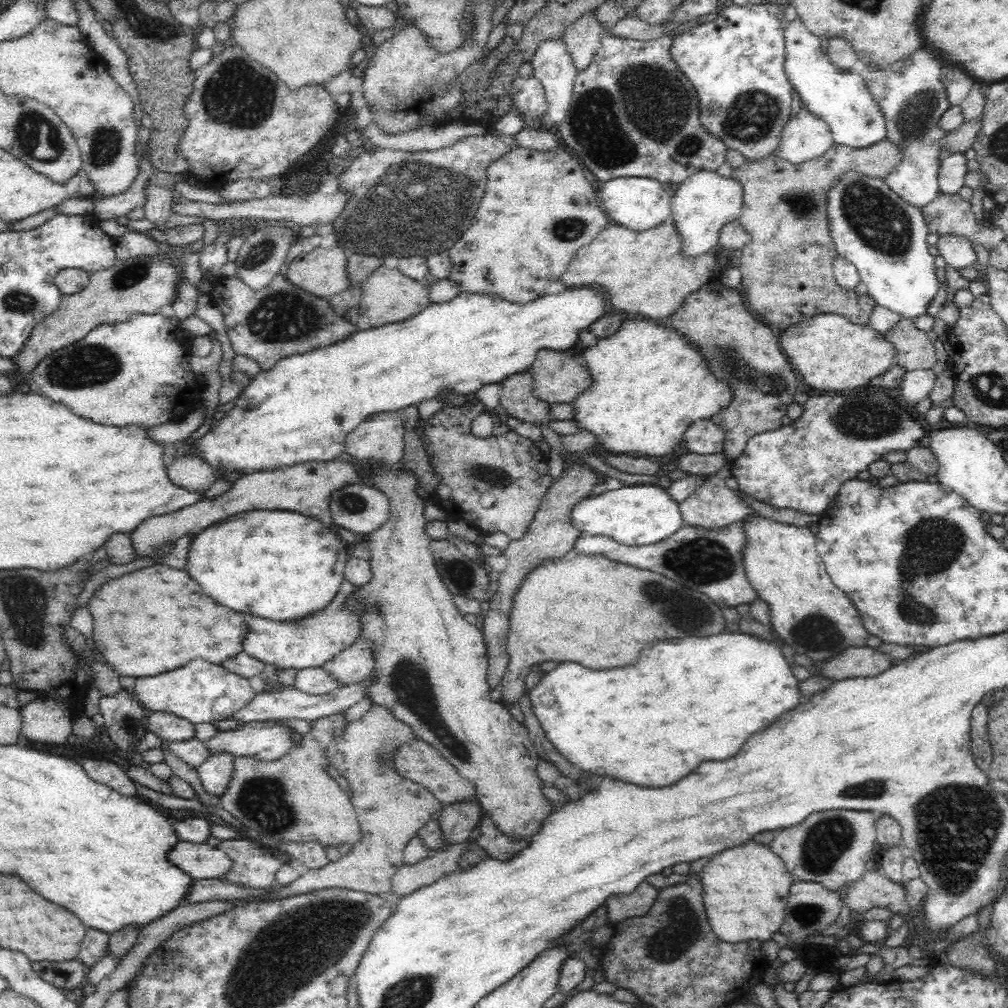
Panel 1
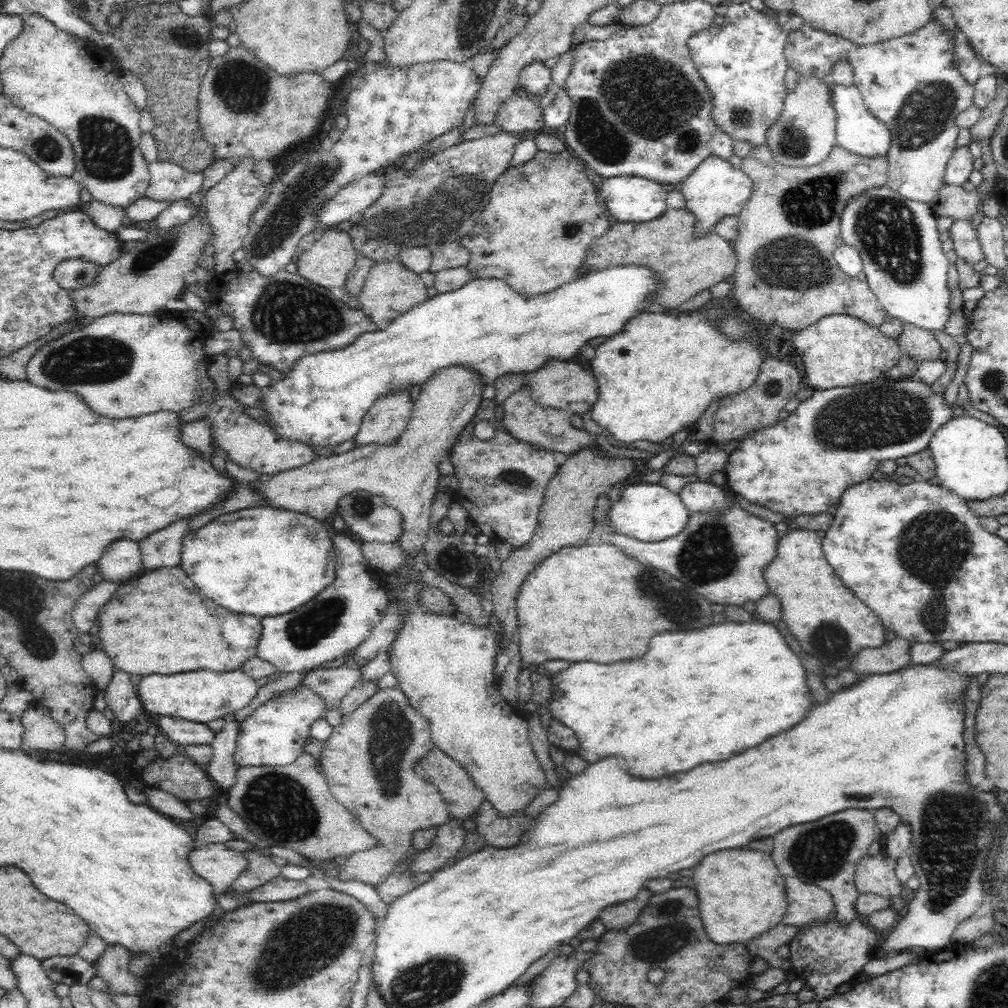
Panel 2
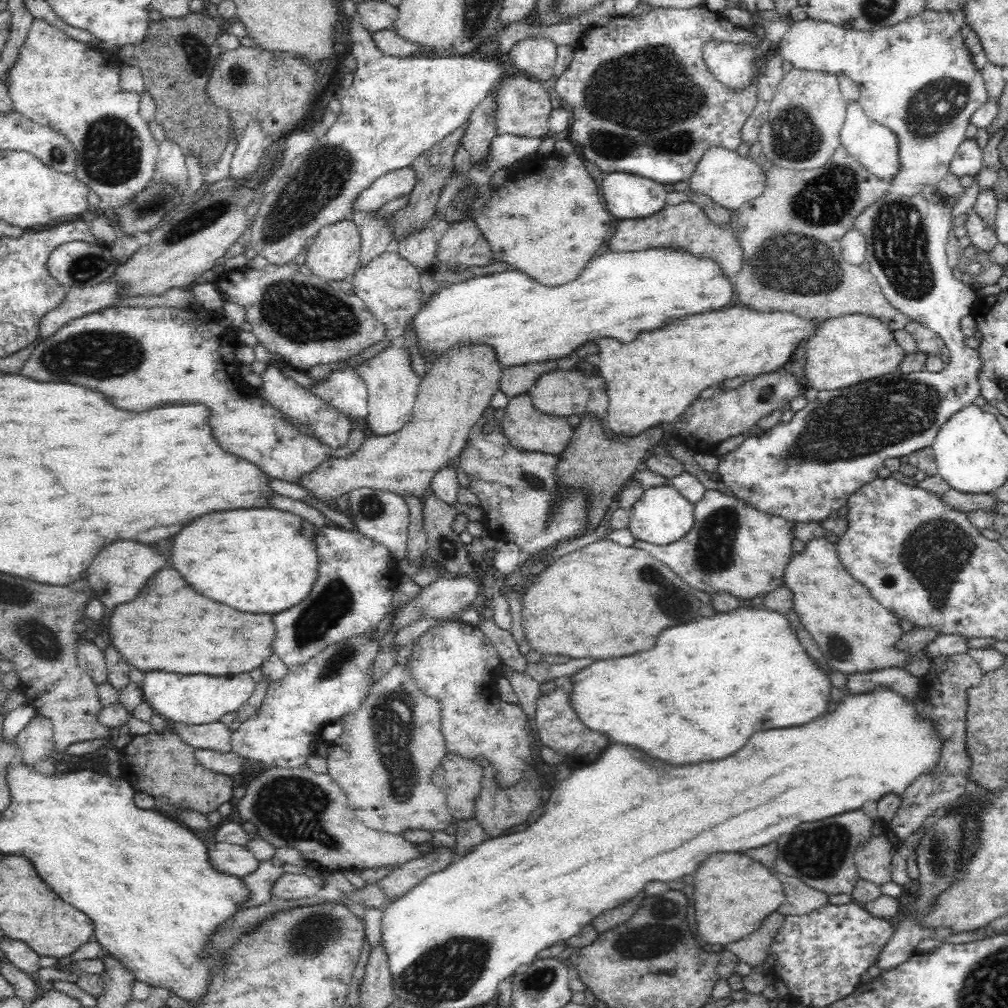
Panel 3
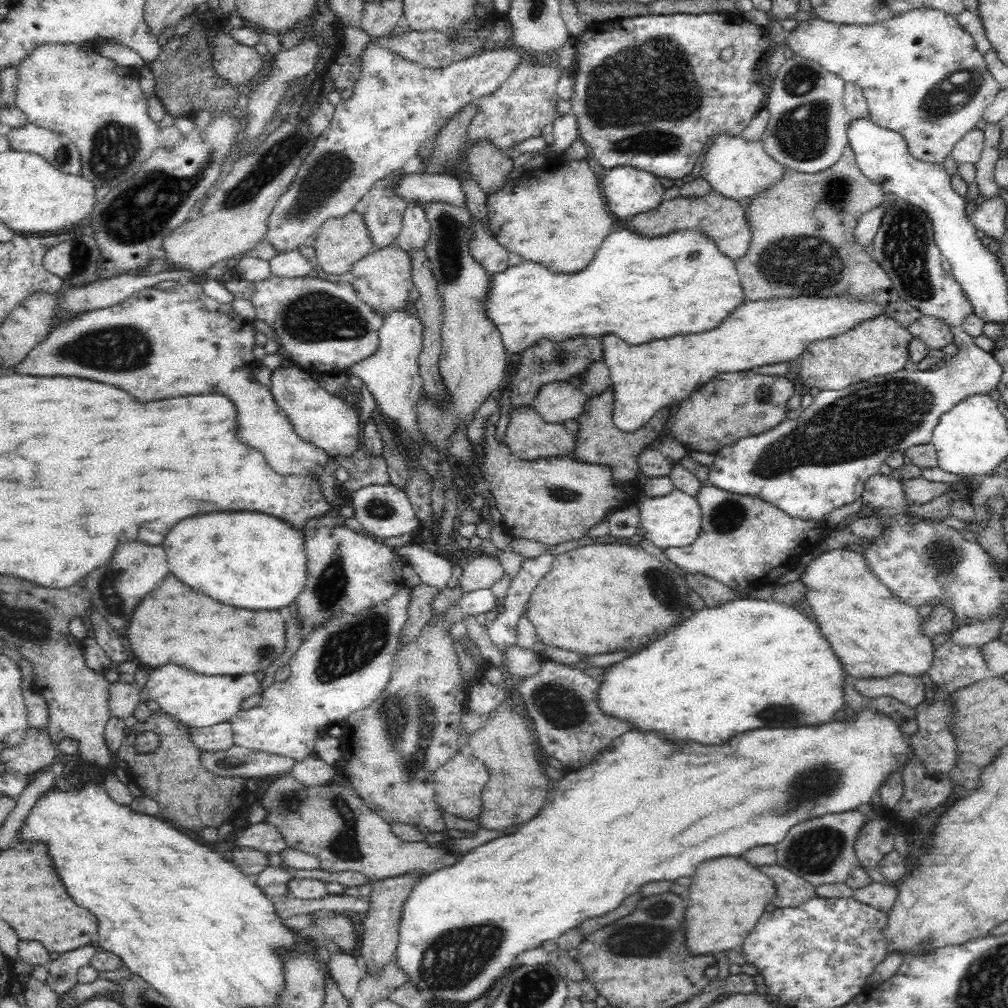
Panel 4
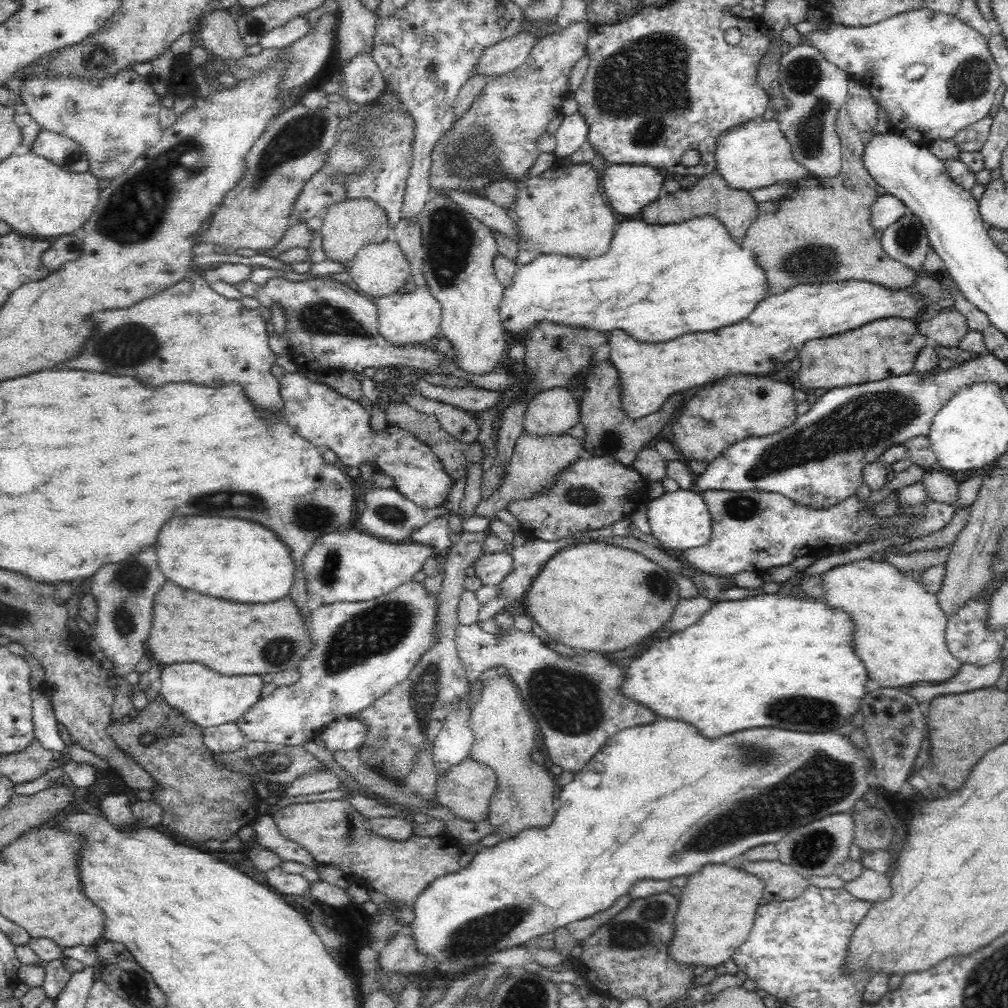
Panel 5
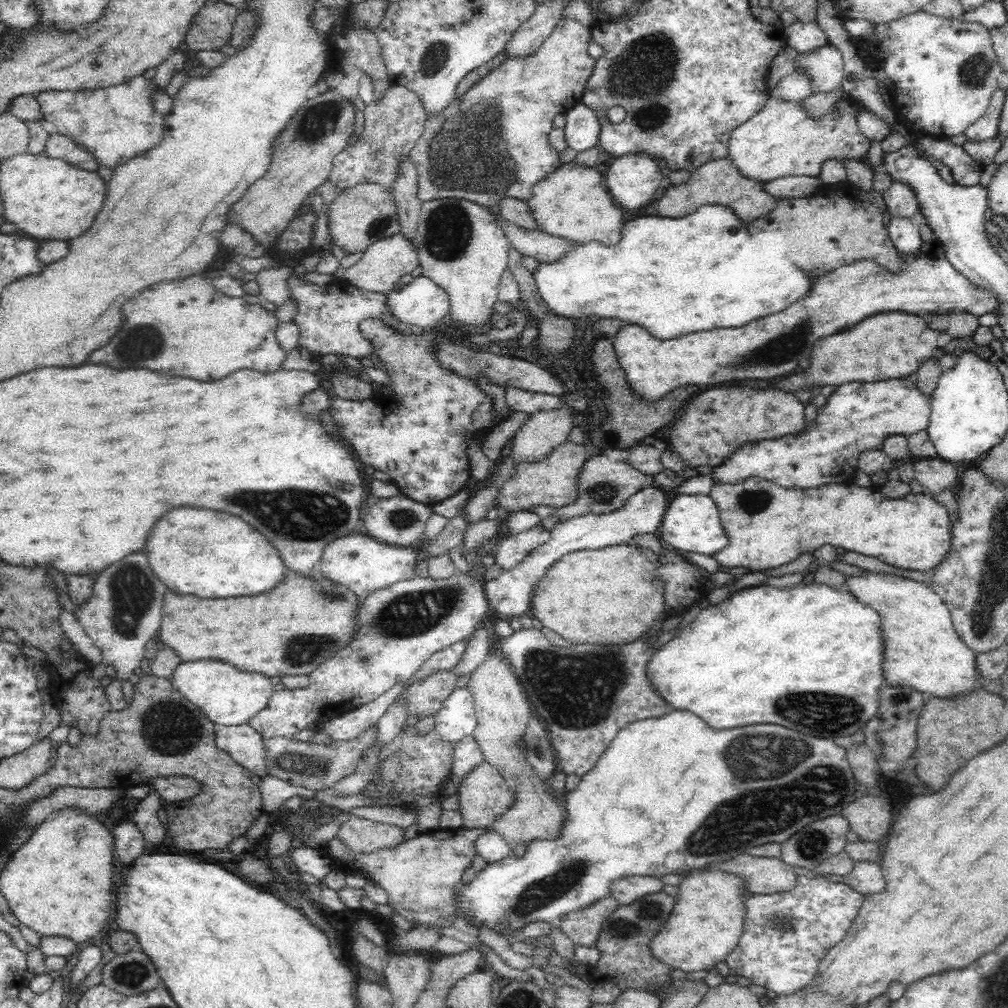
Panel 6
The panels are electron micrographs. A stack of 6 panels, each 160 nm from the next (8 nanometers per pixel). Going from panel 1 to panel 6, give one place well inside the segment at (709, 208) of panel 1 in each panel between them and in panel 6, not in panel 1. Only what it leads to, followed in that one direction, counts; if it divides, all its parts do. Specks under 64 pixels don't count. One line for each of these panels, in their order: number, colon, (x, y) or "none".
2: (714, 190)
3: (725, 178)
4: (739, 170)
5: (757, 156)
6: (781, 140)

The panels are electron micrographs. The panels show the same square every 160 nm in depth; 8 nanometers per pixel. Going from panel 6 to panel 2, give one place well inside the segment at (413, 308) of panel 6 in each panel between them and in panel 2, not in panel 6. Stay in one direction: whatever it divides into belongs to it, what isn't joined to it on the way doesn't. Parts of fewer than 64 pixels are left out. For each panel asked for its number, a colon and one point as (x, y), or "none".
2: (386, 419)
3: (392, 386)
4: (391, 375)
5: (410, 319)

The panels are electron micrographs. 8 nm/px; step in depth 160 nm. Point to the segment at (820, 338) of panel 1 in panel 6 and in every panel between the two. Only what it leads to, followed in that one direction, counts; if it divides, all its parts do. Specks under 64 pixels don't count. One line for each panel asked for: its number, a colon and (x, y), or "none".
2: (837, 350)
3: (847, 349)
4: (878, 346)
5: (861, 355)
6: (885, 346)

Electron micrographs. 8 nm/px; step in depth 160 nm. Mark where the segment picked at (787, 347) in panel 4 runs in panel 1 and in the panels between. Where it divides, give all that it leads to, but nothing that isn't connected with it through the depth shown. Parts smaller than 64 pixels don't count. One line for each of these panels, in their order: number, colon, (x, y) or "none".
1: (649, 384)
2: (656, 377)
3: (652, 380)

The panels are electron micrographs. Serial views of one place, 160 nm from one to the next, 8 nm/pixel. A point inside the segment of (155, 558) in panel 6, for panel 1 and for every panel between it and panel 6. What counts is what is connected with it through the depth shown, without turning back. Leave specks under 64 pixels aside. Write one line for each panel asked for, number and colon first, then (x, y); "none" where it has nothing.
1: (266, 563)
2: (261, 561)
3: (262, 561)
4: (245, 559)
5: (238, 560)

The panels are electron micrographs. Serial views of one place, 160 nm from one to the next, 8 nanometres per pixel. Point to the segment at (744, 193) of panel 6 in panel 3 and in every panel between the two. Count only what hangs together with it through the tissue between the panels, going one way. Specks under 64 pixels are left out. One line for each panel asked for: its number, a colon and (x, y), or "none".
3: (685, 226)
4: (723, 220)
5: (711, 196)

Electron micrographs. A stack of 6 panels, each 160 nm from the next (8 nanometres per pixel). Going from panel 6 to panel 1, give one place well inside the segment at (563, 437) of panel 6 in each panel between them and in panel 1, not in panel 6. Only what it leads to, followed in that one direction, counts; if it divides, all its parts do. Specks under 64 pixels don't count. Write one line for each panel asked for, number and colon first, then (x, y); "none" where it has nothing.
1: (557, 378)
2: (565, 385)
3: (561, 392)
4: (558, 401)
5: (552, 412)

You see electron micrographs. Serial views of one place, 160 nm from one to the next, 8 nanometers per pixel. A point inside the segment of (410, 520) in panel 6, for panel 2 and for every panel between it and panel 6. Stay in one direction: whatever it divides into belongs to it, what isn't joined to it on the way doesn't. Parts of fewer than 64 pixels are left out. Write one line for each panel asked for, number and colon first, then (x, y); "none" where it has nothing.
2: (368, 515)
3: (384, 517)
4: (383, 510)
5: (389, 515)

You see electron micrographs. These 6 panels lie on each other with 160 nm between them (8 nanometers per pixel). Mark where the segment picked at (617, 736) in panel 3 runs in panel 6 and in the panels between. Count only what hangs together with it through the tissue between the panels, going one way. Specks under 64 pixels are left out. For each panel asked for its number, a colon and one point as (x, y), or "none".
4: (747, 664)
5: (771, 661)
6: (810, 658)

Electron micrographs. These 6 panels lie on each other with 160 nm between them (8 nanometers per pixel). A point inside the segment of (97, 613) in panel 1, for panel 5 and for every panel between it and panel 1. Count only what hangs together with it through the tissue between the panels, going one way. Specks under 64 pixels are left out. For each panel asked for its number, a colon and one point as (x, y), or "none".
2: (149, 618)
3: (168, 626)
4: (214, 639)
5: (237, 639)

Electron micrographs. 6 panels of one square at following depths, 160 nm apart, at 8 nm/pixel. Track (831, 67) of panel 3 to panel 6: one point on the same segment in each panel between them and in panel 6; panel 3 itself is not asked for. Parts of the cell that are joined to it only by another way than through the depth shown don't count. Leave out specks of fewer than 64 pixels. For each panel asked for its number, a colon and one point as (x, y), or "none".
4: (921, 75)
5: (933, 75)
6: (942, 73)

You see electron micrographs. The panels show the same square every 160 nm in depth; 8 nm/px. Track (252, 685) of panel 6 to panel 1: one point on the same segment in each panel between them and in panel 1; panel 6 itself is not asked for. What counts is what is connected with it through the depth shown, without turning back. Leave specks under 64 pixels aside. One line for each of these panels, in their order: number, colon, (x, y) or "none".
1: (199, 692)
2: (202, 695)
3: (194, 699)
4: (197, 700)
5: (207, 698)

